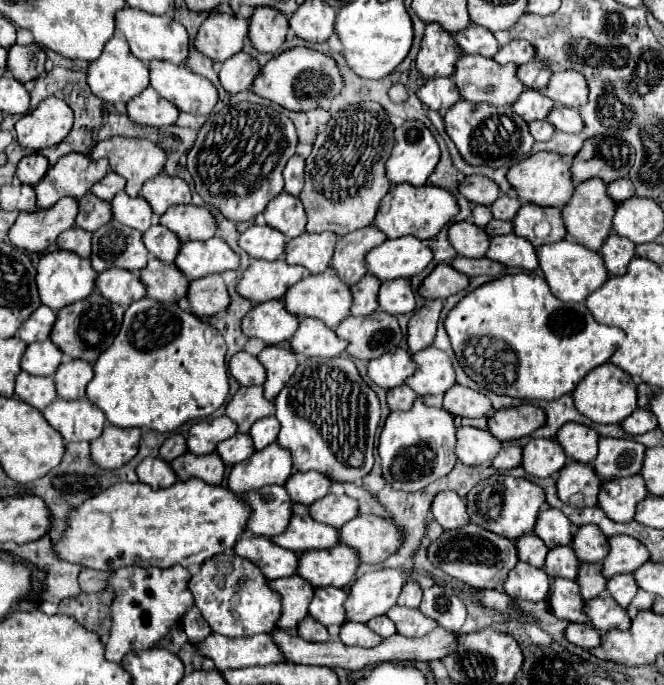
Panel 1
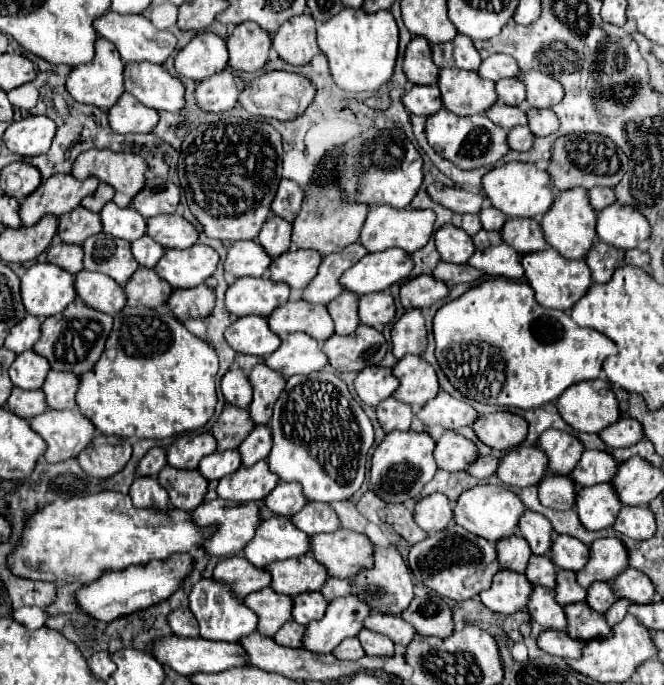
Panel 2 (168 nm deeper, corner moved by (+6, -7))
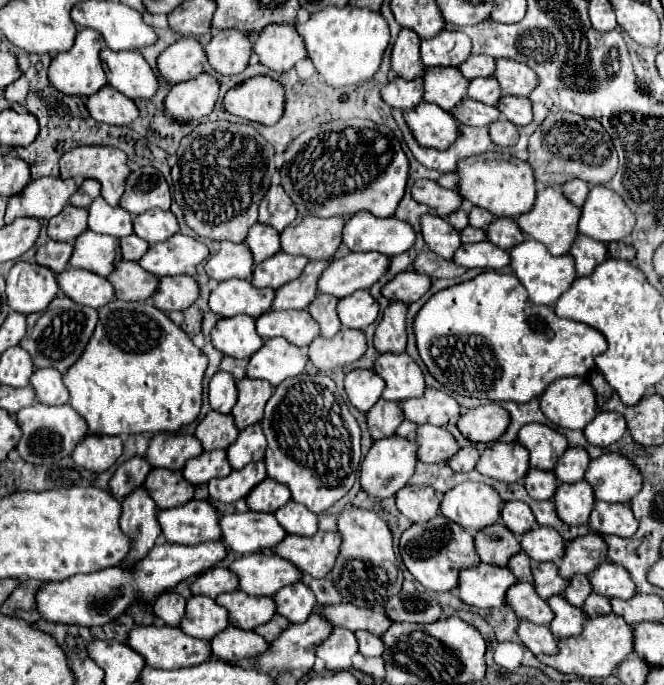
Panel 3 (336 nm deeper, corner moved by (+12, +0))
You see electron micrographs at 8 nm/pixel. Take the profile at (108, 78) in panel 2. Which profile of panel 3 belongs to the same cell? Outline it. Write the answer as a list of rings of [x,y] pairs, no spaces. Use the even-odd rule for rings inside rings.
[[[92,28],[78,30],[76,40],[74,40],[74,46],[70,50],[66,50],[66,52],[58,52],[52,58],[52,64],[48,68],[48,78],[50,78],[52,86],[56,90],[60,90],[62,94],[90,96],[90,94],[98,92],[104,84],[108,84],[106,72],[104,72],[102,62],[100,62],[102,44],[104,44],[104,40],[102,40],[102,36],[96,30],[92,30]]]

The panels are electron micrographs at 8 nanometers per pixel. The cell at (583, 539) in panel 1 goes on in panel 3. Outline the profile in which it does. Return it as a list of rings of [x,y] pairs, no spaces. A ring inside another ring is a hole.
[[[536,526],[528,530],[524,536],[520,536],[522,552],[528,554],[536,562],[560,562],[560,556],[564,552],[564,540],[560,534],[554,532],[554,528]]]

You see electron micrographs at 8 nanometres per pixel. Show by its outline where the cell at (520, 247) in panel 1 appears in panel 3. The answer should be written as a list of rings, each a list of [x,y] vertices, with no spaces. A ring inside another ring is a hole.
[[[478,242],[478,244],[462,244],[454,258],[458,266],[464,268],[482,268],[482,270],[502,270],[504,266],[510,264],[510,256],[506,250],[496,248],[494,244],[488,242]]]

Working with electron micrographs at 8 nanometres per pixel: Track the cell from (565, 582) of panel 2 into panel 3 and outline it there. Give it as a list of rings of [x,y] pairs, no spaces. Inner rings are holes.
[[[532,562],[534,590],[540,598],[548,600],[554,594],[562,594],[566,588],[566,580],[558,576],[558,568],[554,562]]]

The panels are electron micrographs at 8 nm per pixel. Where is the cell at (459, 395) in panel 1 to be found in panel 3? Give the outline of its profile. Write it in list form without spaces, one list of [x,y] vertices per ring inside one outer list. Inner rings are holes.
[[[426,388],[420,398],[404,400],[402,412],[406,420],[414,424],[446,426],[448,422],[456,422],[460,418],[458,402],[436,388]]]

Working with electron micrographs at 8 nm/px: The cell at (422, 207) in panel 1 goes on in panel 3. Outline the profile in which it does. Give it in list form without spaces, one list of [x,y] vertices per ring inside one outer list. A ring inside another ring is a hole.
[[[370,212],[348,218],[342,230],[342,242],[350,252],[380,252],[388,258],[406,252],[414,238],[410,224],[396,218],[376,218]]]

